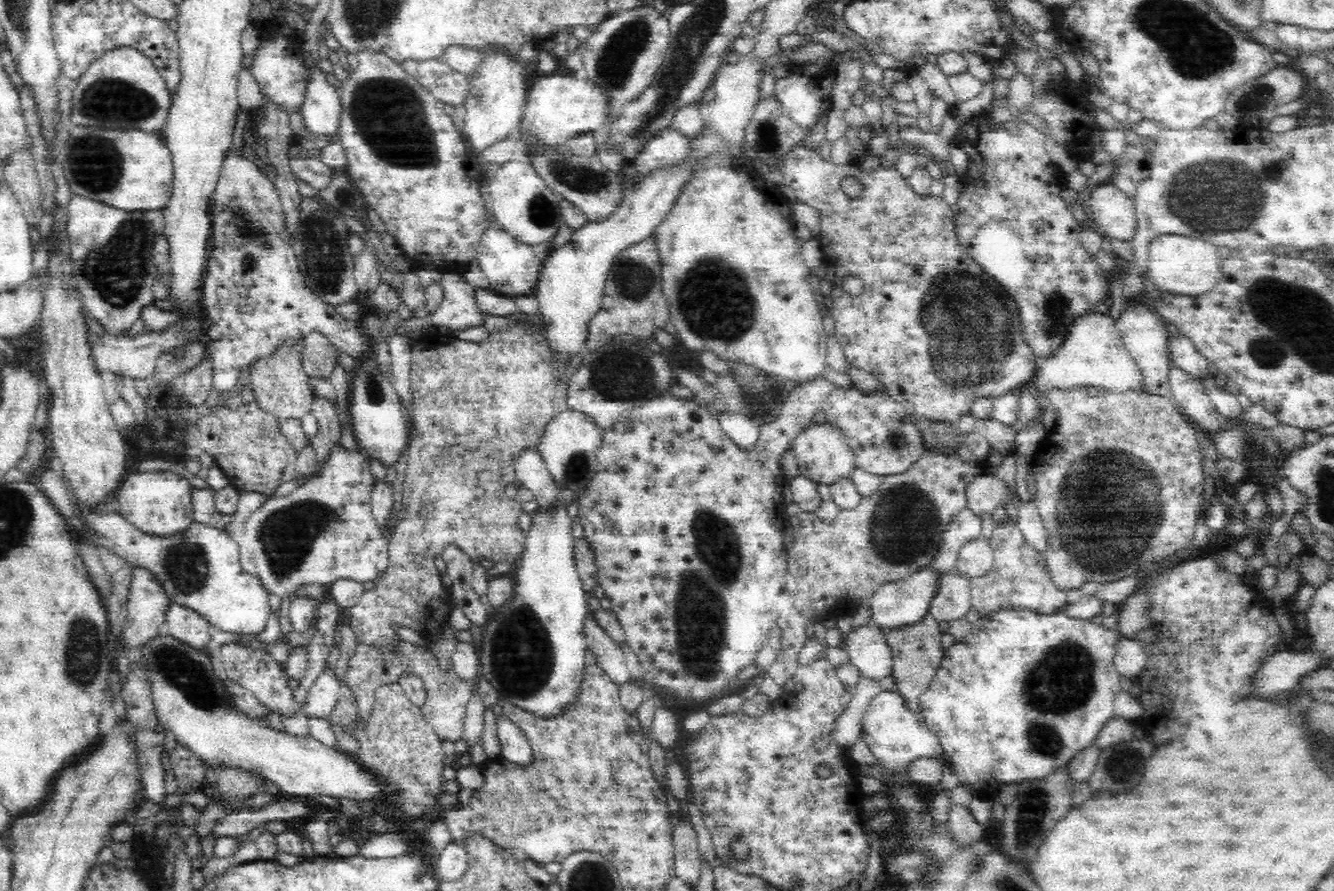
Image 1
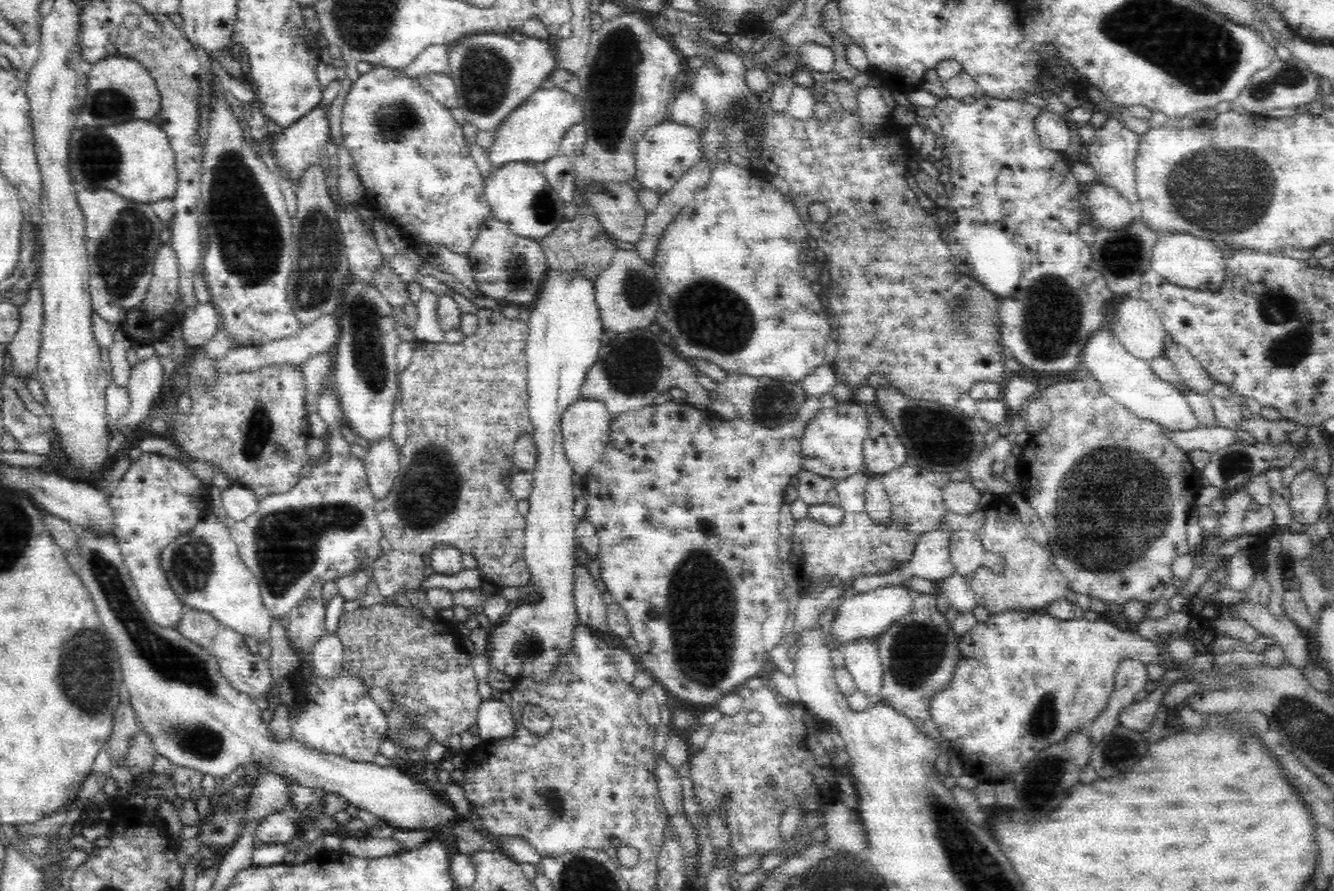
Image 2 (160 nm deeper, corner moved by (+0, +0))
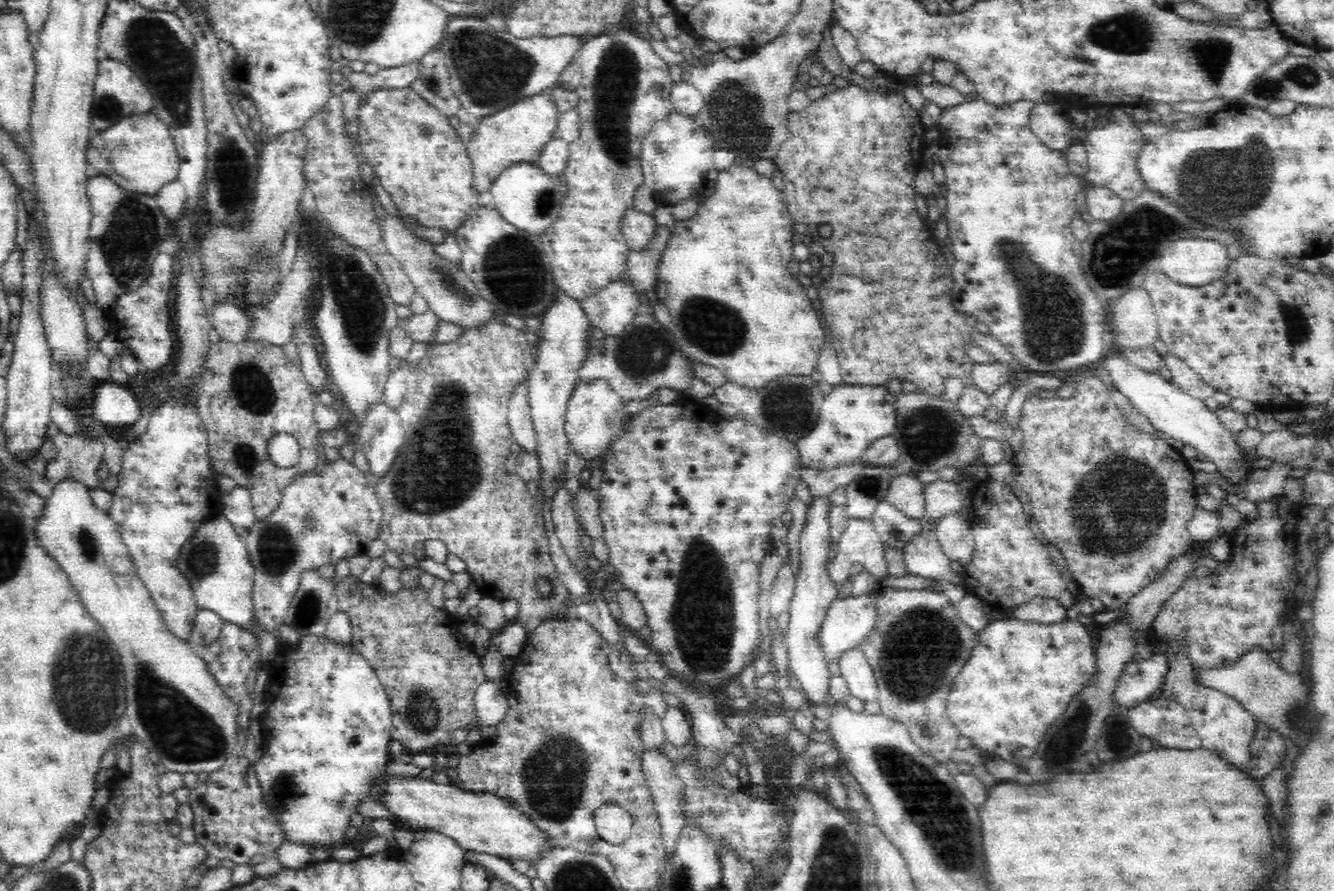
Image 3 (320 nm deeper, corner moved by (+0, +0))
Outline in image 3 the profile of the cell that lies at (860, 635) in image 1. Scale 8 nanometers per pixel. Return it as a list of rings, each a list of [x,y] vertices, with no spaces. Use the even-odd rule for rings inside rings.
[[[860,645],[841,652],[836,662],[839,664],[839,672],[850,685],[852,695],[865,701],[877,700],[875,672]]]

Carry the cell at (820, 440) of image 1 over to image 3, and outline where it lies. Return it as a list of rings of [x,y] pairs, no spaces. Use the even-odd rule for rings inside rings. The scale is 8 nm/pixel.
[[[833,385],[828,396],[823,397],[814,426],[804,436],[797,438],[803,464],[822,472],[838,468],[852,468],[865,463],[865,452],[870,443],[894,430],[894,405],[883,385],[873,387]]]

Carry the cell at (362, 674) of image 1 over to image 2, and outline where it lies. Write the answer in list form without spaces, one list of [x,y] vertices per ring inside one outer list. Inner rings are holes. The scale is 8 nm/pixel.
[[[376,607],[349,611],[339,618],[337,630],[340,649],[342,649],[342,664],[340,677],[356,679],[362,687],[389,688],[393,692],[405,695],[403,700],[413,709],[417,716],[434,733],[436,741],[442,742],[448,748],[448,740],[453,735],[468,731],[471,726],[479,724],[481,699],[473,672],[473,657],[458,650],[454,644],[457,628],[450,623],[438,623],[426,619],[404,607]]]

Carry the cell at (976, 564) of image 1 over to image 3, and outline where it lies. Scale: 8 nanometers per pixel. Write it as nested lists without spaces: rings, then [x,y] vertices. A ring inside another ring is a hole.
[[[948,514],[937,521],[937,537],[943,551],[952,562],[961,566],[964,572],[973,564],[975,538],[972,527],[959,514]]]

